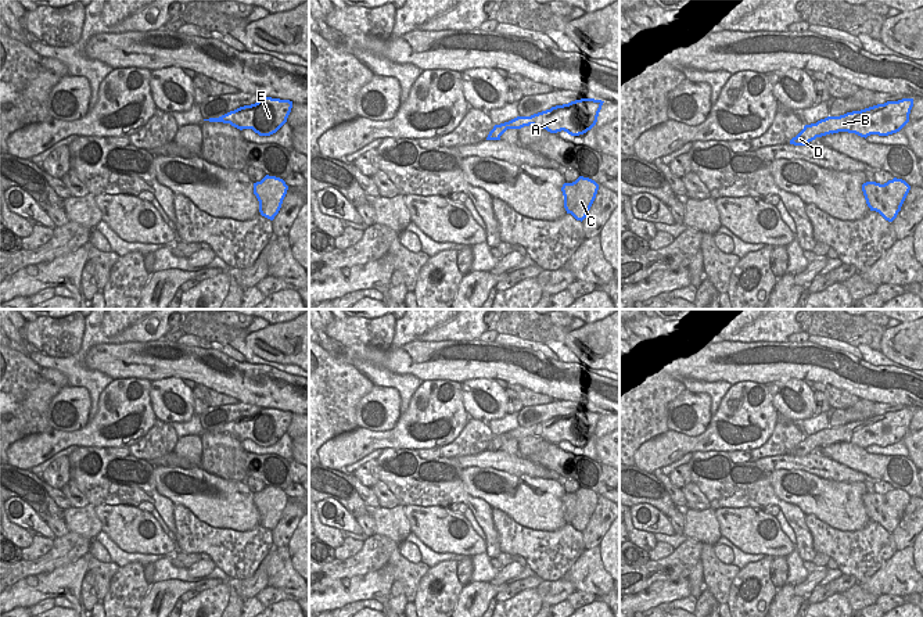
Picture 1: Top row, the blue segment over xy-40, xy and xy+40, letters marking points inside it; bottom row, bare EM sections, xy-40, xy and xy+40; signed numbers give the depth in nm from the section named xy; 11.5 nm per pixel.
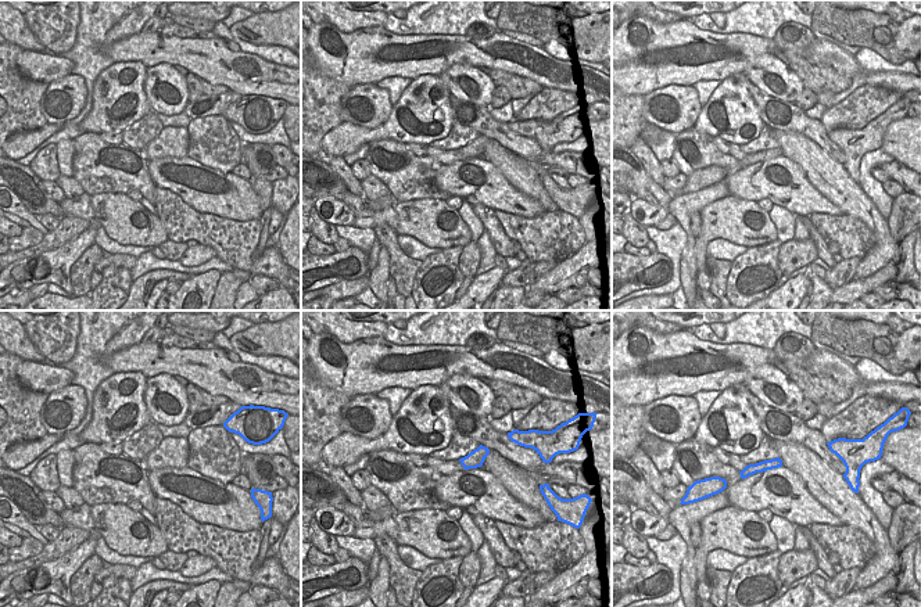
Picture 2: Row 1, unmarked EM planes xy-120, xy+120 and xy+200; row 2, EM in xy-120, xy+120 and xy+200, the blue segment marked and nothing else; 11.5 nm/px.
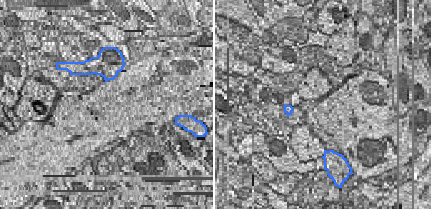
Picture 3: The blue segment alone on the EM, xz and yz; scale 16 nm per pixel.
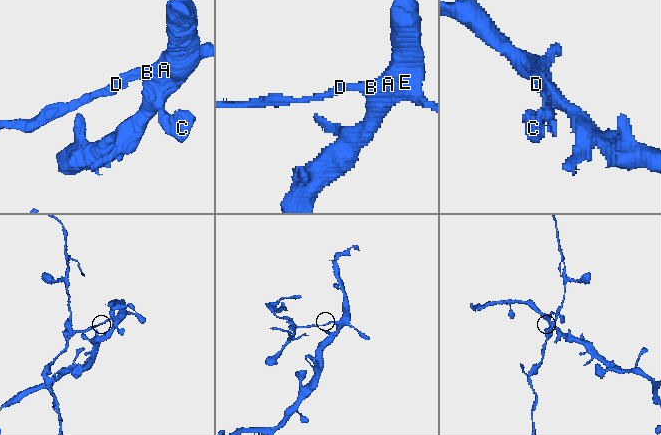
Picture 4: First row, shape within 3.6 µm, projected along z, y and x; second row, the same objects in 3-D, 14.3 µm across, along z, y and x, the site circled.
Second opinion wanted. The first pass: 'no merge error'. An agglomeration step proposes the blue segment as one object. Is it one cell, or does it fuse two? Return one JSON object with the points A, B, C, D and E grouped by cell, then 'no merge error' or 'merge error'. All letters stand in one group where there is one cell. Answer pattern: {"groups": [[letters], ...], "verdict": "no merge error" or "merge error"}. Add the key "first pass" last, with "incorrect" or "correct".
{"groups": [["A", "B", "C", "E"], ["D"]], "verdict": "merge error", "first pass": "incorrect"}

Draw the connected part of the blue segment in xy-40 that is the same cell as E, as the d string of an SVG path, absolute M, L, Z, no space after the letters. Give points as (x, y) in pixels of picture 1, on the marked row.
M262 97L255 104L204 121L230 123L240 130L252 129L259 136L270 136L287 122L291 108L292 101L290 100Z

